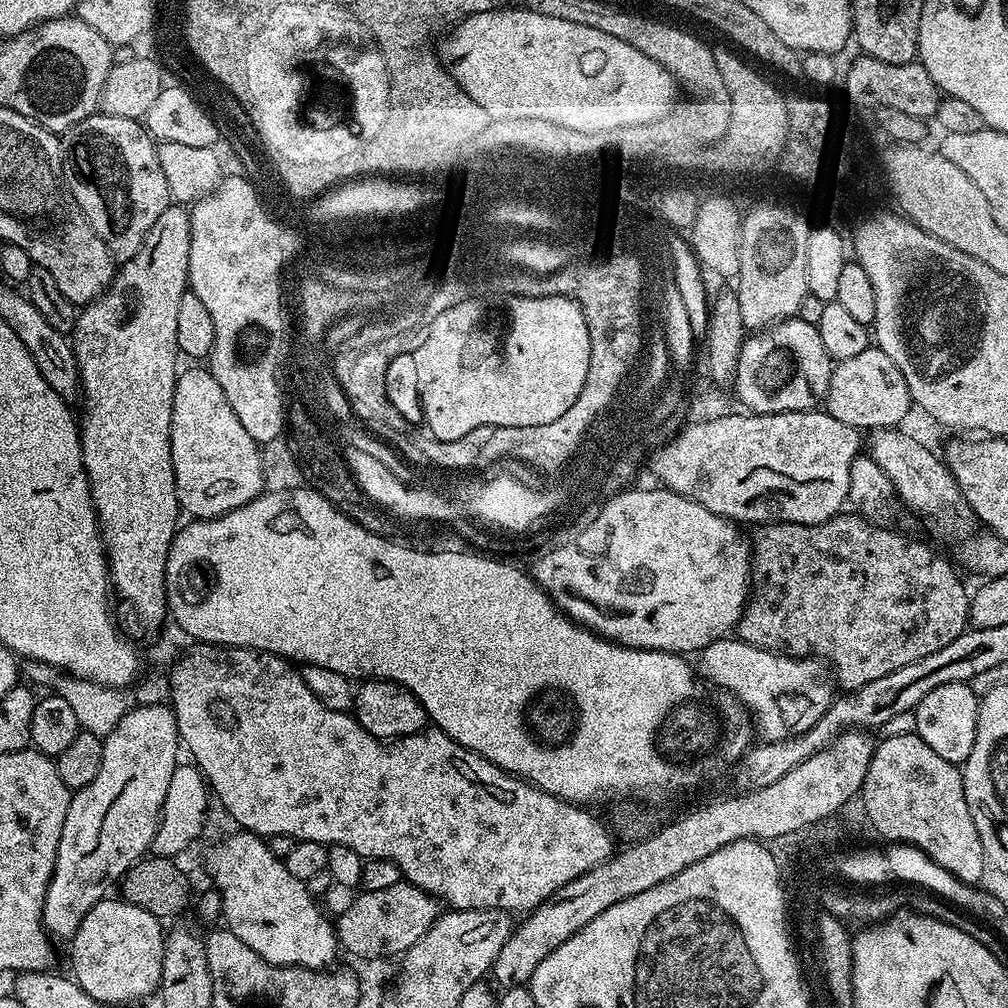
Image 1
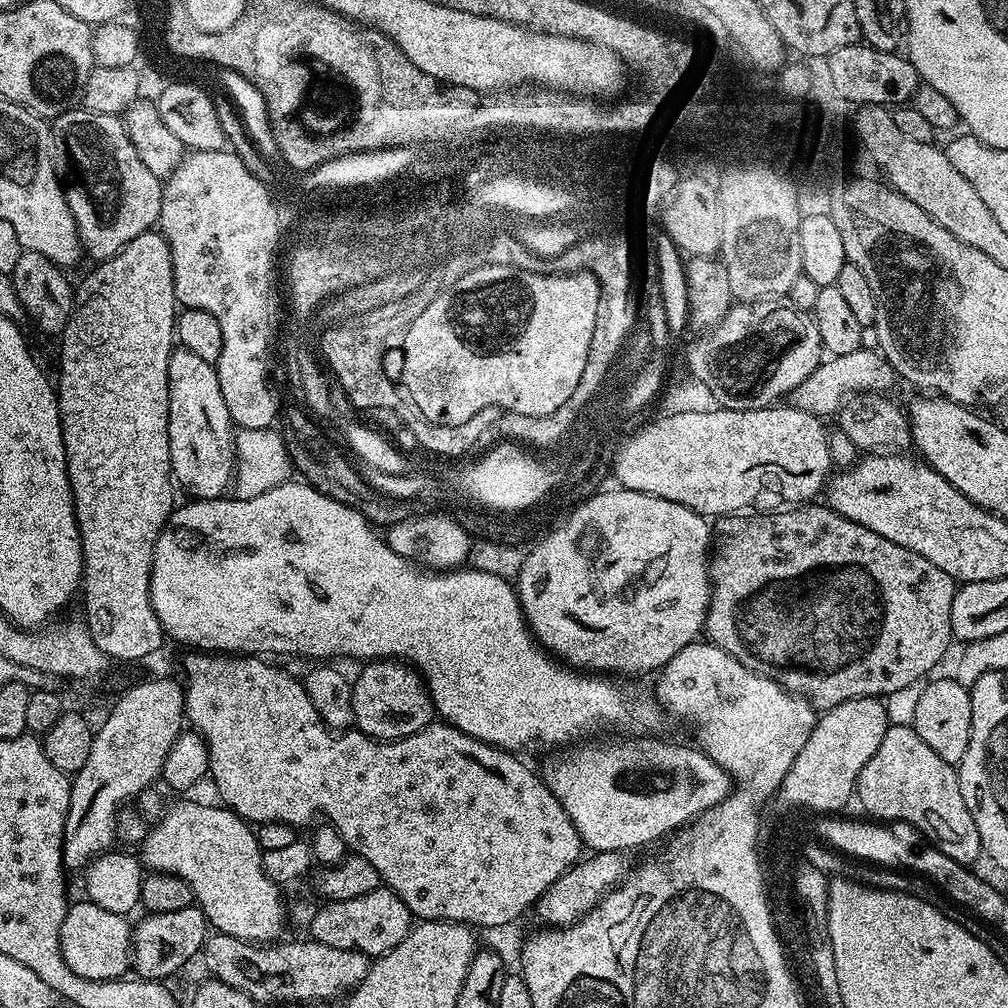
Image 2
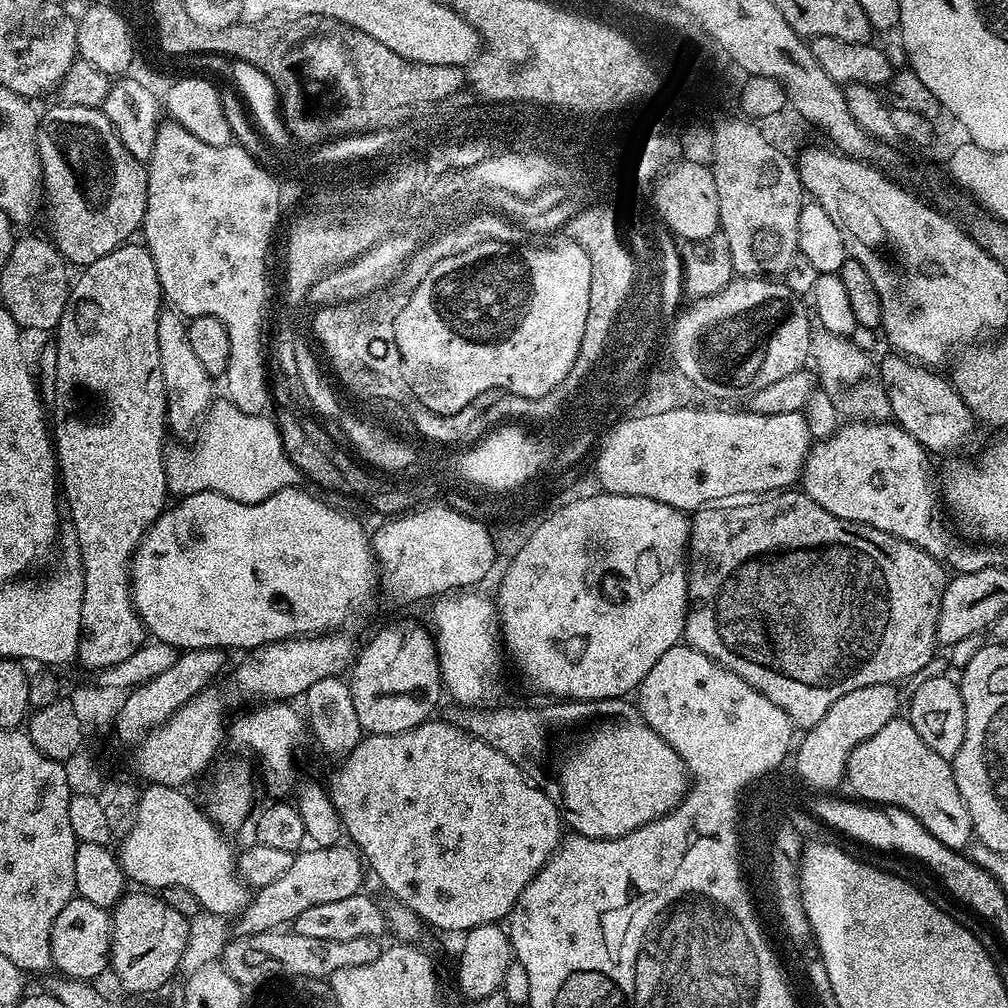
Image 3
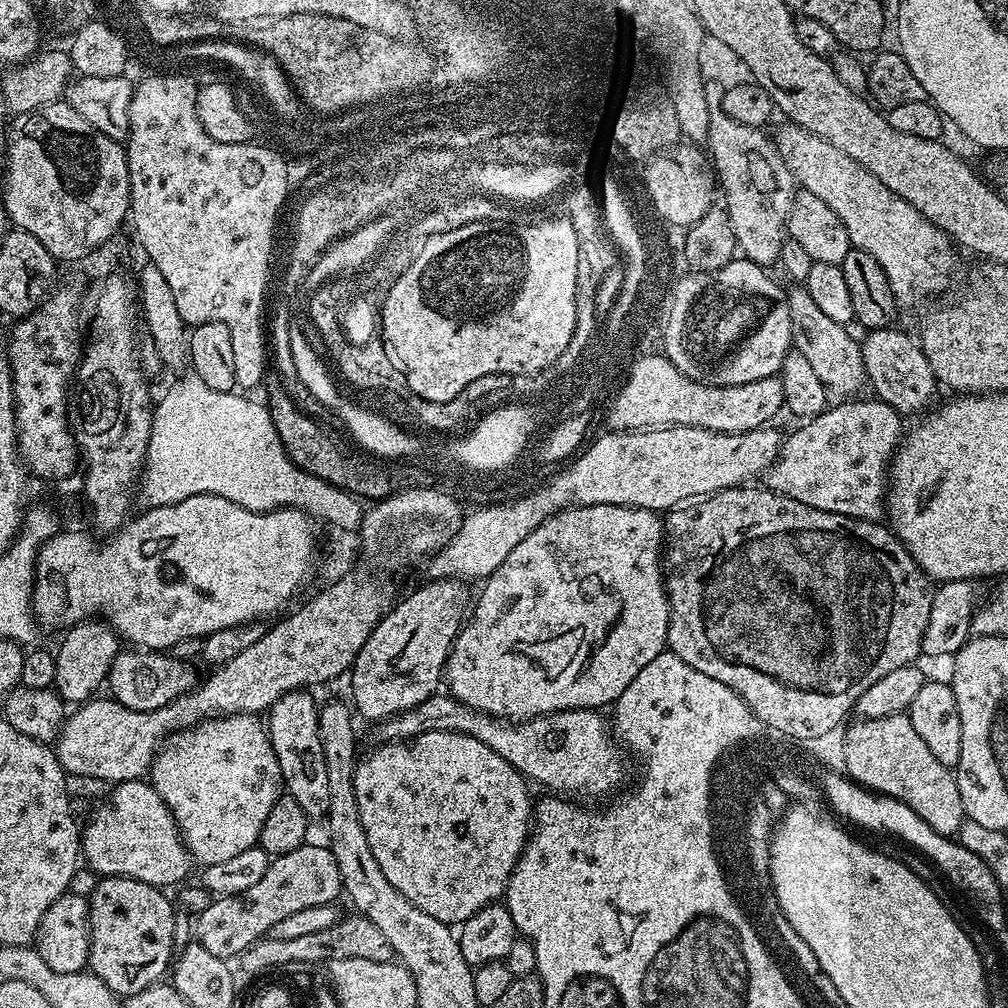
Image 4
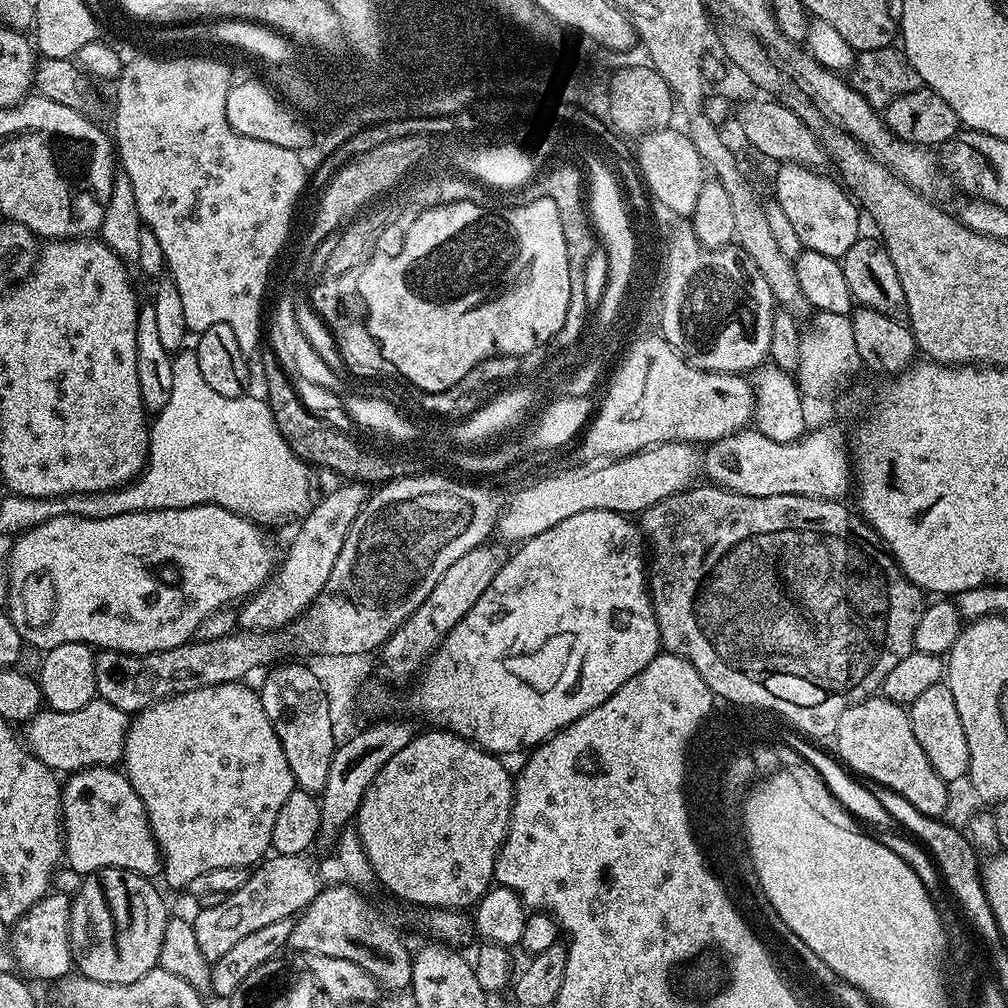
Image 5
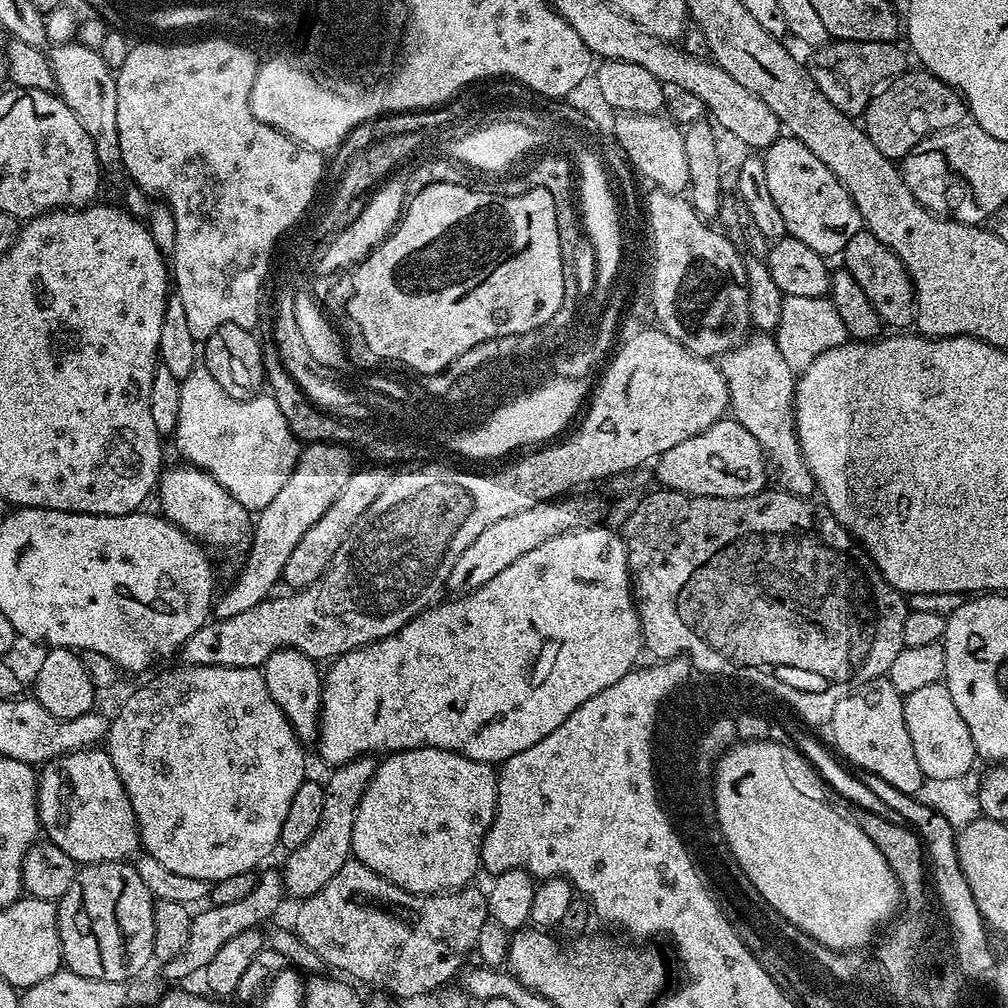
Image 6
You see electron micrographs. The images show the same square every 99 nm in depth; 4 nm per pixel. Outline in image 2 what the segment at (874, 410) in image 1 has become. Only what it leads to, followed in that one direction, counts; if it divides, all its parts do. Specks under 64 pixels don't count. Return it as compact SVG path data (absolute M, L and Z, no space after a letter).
M868 346L854 350L854 354L842 354L825 359L795 388L790 397L791 407L803 412L813 412L821 418L835 417L842 405L857 394L888 394L891 393L892 383L897 383L898 373L892 369L890 362L879 351L871 352Z

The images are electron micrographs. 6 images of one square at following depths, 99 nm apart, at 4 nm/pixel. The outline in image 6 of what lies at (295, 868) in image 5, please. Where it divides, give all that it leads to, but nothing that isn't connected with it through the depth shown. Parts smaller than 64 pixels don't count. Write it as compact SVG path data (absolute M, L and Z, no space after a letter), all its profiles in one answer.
M279 871L259 873L258 879L255 881L253 890L246 898L239 899L238 902L230 905L204 906L199 909L192 917L192 925L190 926L190 938L186 941L186 950L182 950L182 954L178 954L178 958L163 961L164 976L168 982L184 982L187 976L203 973L204 968L210 962L210 958L214 958L214 954L218 954L219 948L226 942L230 942L230 938L234 938L237 934L242 934L242 930L250 930L251 928L260 928L263 923L270 919L272 915L280 908L280 903L286 900L284 891L284 877Z

